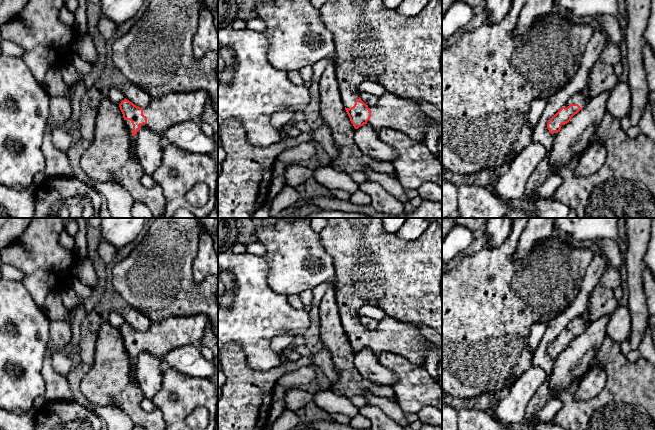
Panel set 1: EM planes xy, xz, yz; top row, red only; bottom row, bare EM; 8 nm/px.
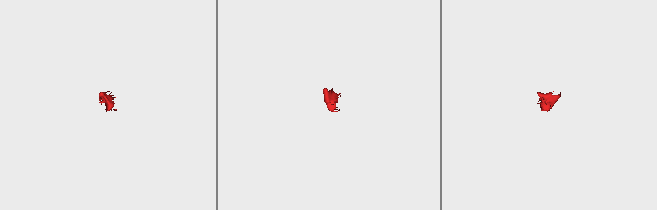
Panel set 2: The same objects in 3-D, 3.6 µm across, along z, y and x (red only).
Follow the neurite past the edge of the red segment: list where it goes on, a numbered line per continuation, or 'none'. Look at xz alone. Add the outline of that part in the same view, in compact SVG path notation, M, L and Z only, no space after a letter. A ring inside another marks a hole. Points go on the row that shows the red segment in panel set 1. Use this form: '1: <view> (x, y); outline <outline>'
1: xz (373, 43); outline M327 0L319 8L319 12L321 21L333 34L334 53L332 58L335 62L336 77L344 107L351 108L354 106L355 101L360 97L358 87L362 82L371 81L378 83L386 92L379 97L375 105L368 105L368 108L371 110L371 117L367 124L377 131L382 128L391 128L405 133L413 140L424 142L428 132L428 119L420 107L420 102L431 103L442 112L442 0L429 0L427 6L419 14L410 17L400 15L396 10L387 8L383 0Z

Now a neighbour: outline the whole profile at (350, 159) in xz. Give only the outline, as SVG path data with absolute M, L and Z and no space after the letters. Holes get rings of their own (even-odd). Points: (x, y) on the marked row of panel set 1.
M330 59L320 80L320 115L331 129L338 156L330 166L339 172L363 172L366 168L396 177L393 163L372 159L363 154L354 141L355 128L342 103L336 77L335 62Z

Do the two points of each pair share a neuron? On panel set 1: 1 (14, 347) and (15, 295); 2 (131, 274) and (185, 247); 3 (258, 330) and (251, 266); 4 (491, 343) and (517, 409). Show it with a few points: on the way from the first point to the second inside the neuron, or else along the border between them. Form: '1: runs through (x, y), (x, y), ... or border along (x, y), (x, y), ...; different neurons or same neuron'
1: runs through (22, 334), (21, 312), (17, 308); same neuron
2: runs through (144, 274), (149, 274), (172, 251); same neuron
3: runs through (257, 314), (254, 311), (254, 285), (251, 282); same neuron
4: border along (525, 371), (508, 388); different neurons

